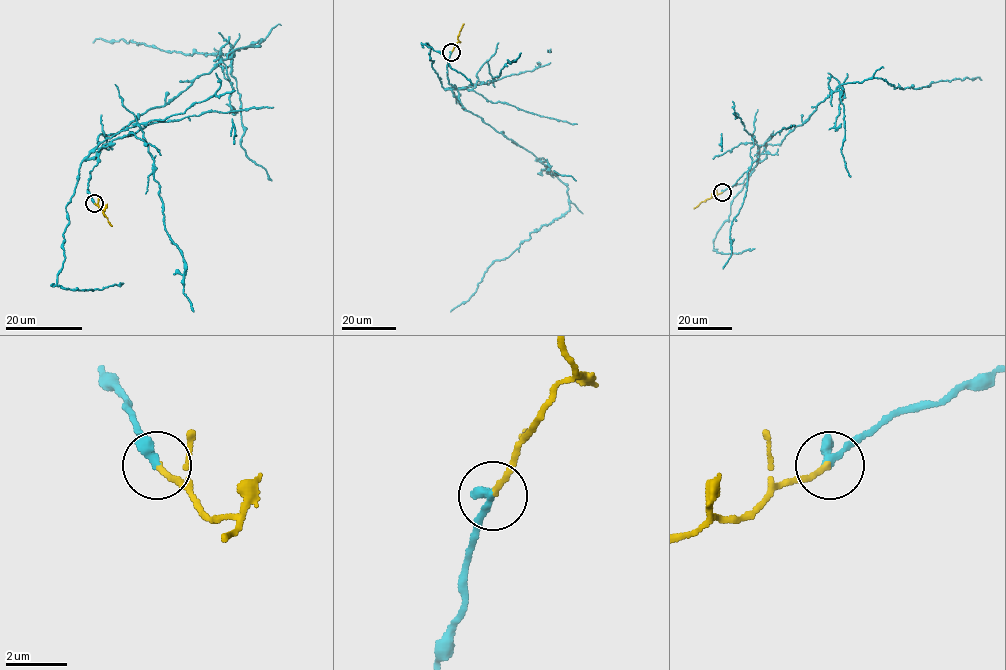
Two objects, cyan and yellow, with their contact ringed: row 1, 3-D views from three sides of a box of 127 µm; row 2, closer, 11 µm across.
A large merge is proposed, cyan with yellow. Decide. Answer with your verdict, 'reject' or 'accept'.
reject

